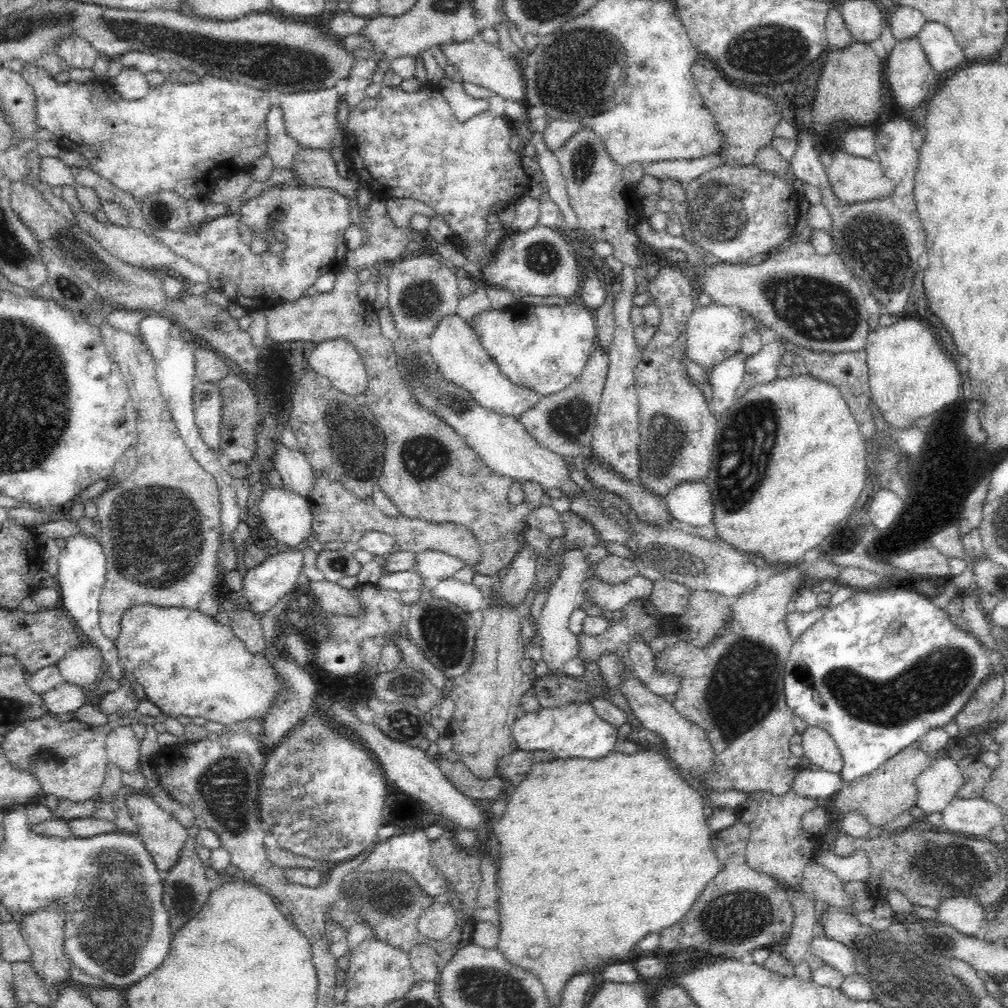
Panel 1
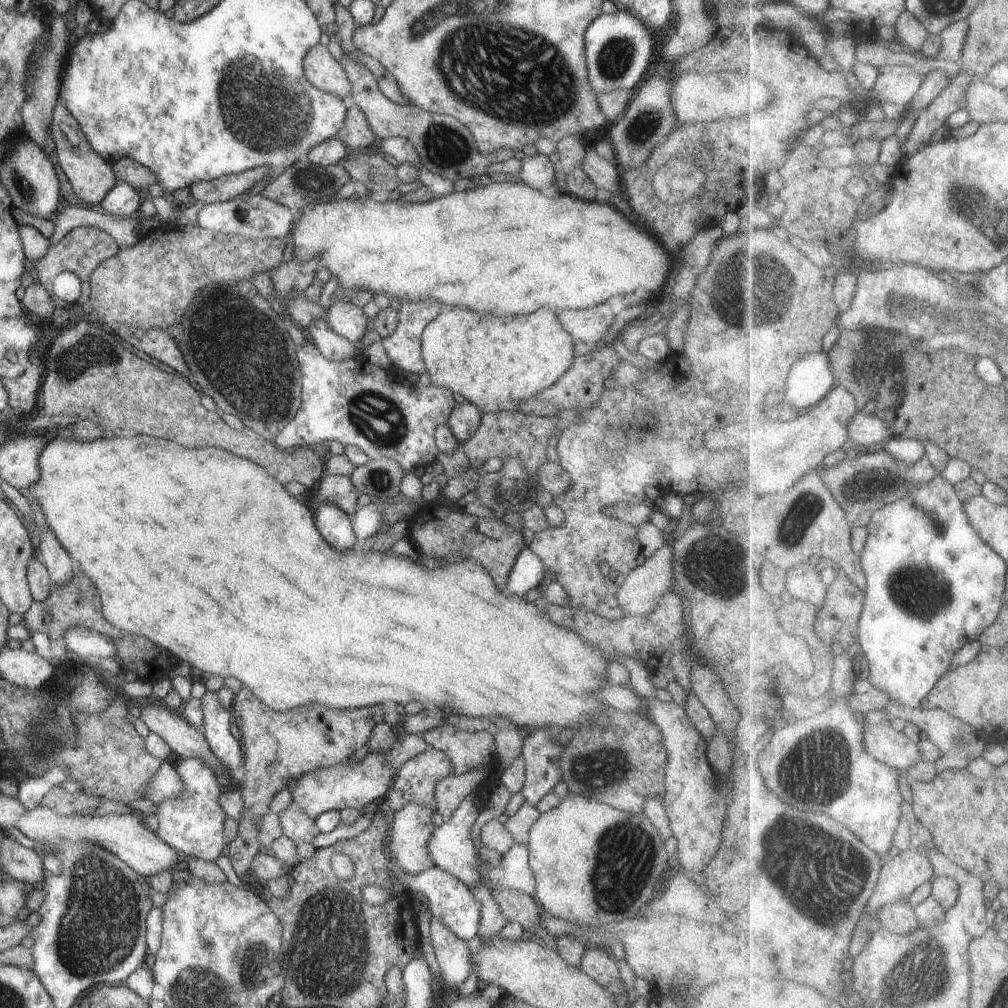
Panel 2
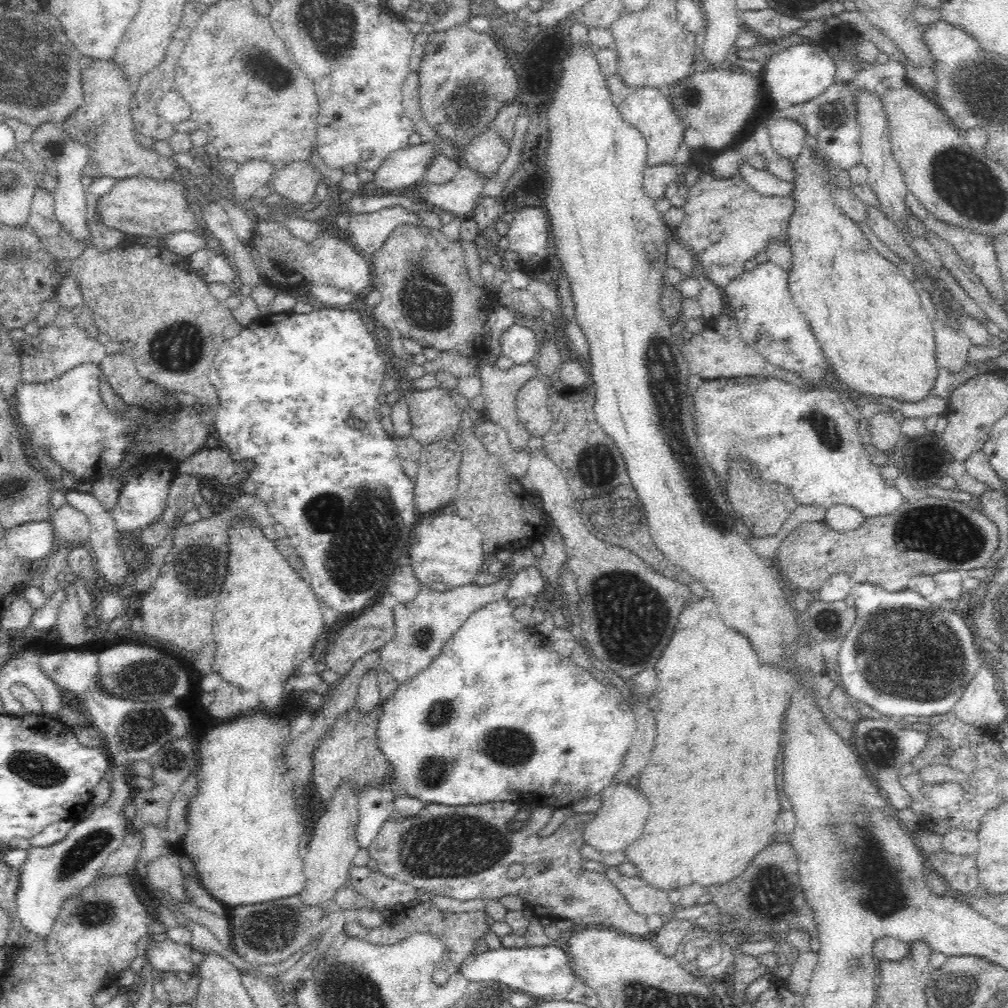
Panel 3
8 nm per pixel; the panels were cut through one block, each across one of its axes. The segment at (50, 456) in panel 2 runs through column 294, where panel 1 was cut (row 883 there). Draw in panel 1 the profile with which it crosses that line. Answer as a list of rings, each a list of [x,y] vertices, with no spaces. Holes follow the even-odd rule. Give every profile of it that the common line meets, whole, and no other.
[[[642,749],[626,754],[614,750],[600,760],[575,758],[536,761],[532,764],[530,774],[517,780],[517,786],[506,806],[506,814],[498,818],[491,817],[490,824],[493,830],[492,836],[496,836],[502,842],[498,848],[502,858],[500,856],[497,858],[498,871],[496,872],[496,886],[502,890],[497,901],[497,911],[501,921],[497,949],[508,962],[536,974],[546,989],[550,1005],[559,1005],[563,988],[574,975],[585,972],[589,968],[612,964],[612,962],[634,960],[636,957],[632,952],[644,936],[652,933],[659,934],[660,930],[680,923],[690,907],[698,900],[704,887],[720,872],[721,863],[711,844],[712,832],[704,814],[702,790],[674,769],[660,752]]]

